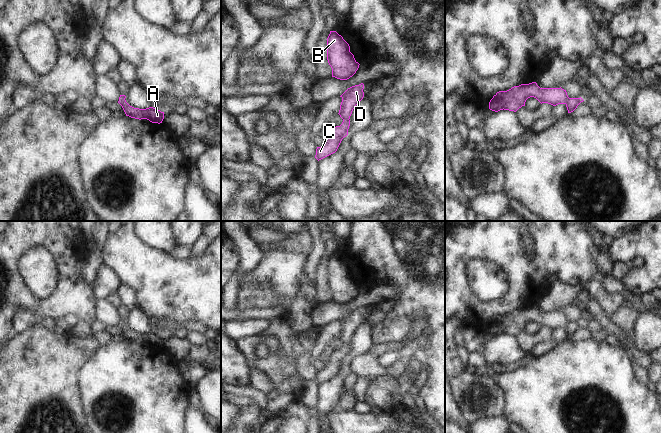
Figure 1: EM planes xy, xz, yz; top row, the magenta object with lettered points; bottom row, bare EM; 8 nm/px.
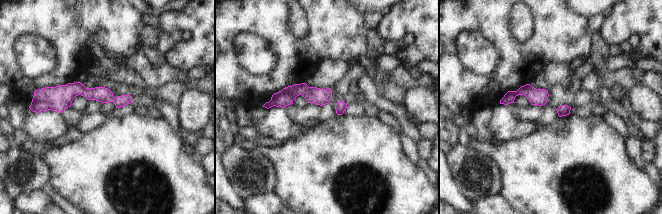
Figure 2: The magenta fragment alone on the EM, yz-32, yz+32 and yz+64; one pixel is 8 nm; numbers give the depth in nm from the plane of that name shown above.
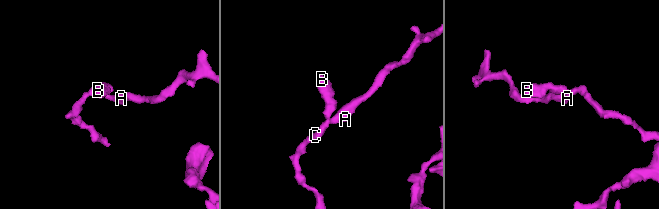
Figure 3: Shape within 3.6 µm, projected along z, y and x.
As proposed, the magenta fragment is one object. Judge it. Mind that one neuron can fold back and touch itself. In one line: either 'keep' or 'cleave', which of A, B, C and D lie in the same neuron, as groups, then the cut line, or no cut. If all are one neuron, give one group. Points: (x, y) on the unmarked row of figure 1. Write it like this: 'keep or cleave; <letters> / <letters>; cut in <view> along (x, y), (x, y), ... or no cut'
cleave; A C / B D; cut in yz along (568, 321), (564, 327)

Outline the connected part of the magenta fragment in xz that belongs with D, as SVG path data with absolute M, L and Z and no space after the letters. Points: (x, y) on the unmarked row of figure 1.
M364 308L352 310L348 312L340 321L342 326L340 329L339 339L343 344L350 343L353 333L364 321Z

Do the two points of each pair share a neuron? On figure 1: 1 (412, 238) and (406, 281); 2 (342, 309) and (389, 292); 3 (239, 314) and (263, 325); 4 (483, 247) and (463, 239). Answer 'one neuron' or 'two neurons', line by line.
1: one neuron
2: one neuron
3: two neurons
4: one neuron

